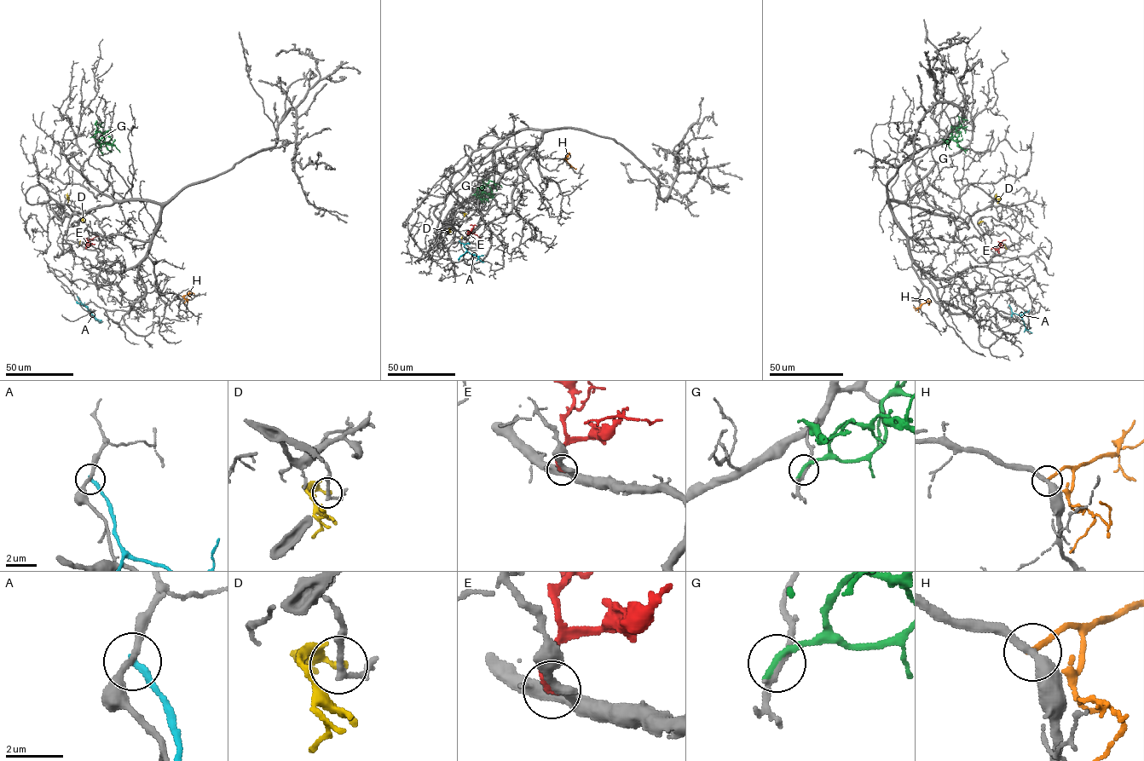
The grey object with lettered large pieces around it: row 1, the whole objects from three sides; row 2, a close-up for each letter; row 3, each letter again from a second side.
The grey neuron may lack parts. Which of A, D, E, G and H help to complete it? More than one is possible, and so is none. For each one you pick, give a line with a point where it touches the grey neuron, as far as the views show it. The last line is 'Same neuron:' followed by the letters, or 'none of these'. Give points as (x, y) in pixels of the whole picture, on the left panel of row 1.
D: Touches grey at (68, 195)
Same neuron: D

